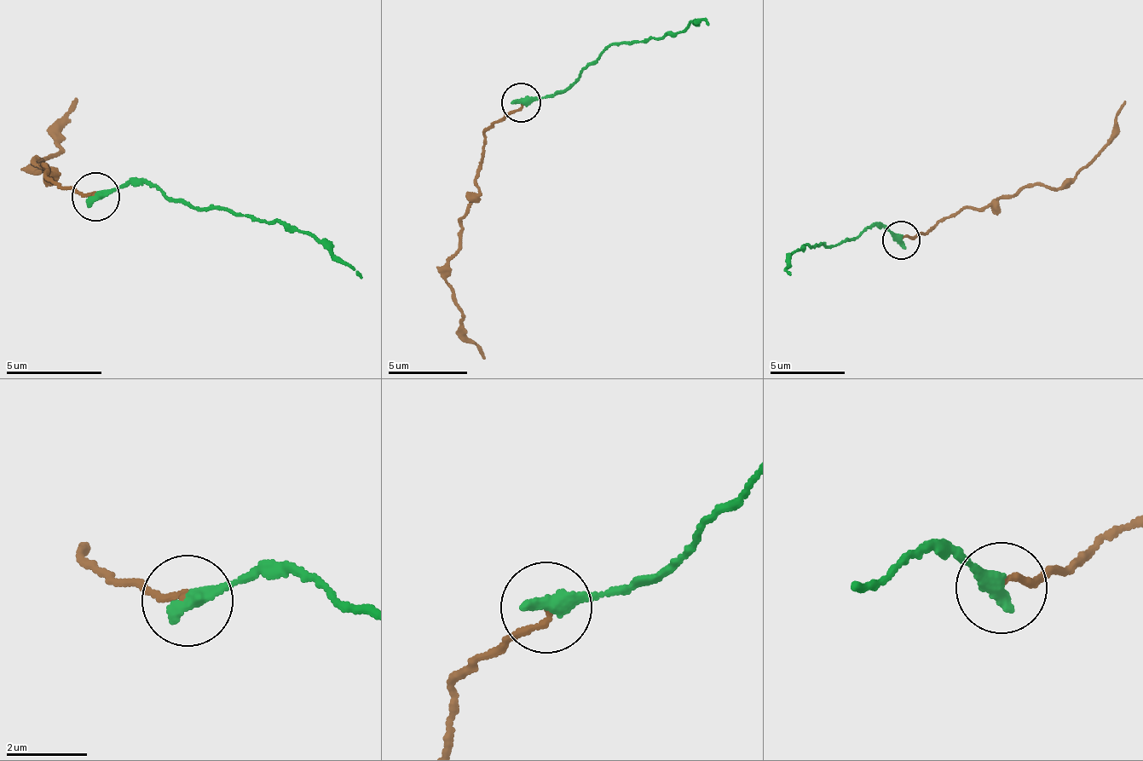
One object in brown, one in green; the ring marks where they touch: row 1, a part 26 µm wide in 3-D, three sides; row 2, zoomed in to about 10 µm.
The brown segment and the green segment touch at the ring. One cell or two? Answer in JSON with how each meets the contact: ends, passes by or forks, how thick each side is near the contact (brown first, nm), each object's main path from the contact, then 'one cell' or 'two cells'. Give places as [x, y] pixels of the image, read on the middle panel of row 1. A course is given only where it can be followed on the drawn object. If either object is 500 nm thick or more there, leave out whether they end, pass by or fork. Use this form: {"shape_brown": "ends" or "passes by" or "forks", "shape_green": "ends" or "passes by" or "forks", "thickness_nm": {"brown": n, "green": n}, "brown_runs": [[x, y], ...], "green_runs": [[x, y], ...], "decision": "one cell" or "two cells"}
{"shape_brown": "ends", "shape_green": "ends", "thickness_nm": {"brown": 140, "green": 420}, "brown_runs": [[522, 104], [493, 122], [483, 137], [479, 188], [458, 229], [455, 256], [445, 279], [470, 340], [485, 360]], "green_runs": [[522, 104], [563, 92], [610, 43], [684, 33], [701, 17], [707, 24]], "decision": "two cells"}

